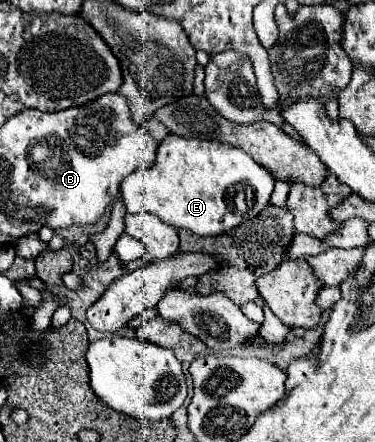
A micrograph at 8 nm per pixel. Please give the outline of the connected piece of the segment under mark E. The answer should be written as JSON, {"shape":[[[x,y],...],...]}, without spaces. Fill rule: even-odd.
{"shape":[[[169,134],[159,144],[155,166],[131,172],[121,182],[119,192],[127,214],[151,212],[163,222],[187,228],[197,236],[219,236],[269,206],[273,184],[271,174],[235,146]]]}

